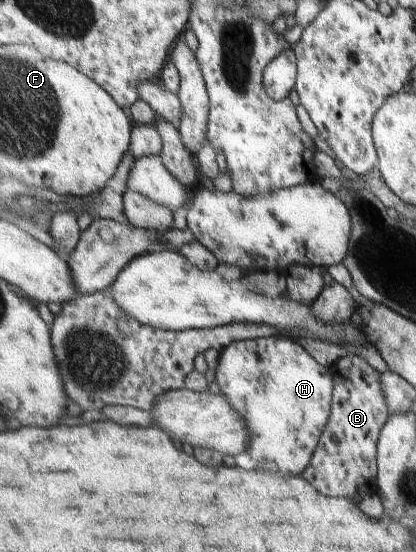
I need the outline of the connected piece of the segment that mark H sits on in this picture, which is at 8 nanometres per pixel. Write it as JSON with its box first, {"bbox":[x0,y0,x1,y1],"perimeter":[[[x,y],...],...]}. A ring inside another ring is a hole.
{"bbox":[214,336,333,477],"perimeter":[[[268,336],[240,340],[223,349],[214,381],[254,433],[248,453],[256,461],[256,469],[276,473],[278,467],[282,477],[300,475],[313,458],[333,409],[332,367],[320,365],[300,343],[288,337]]]}

